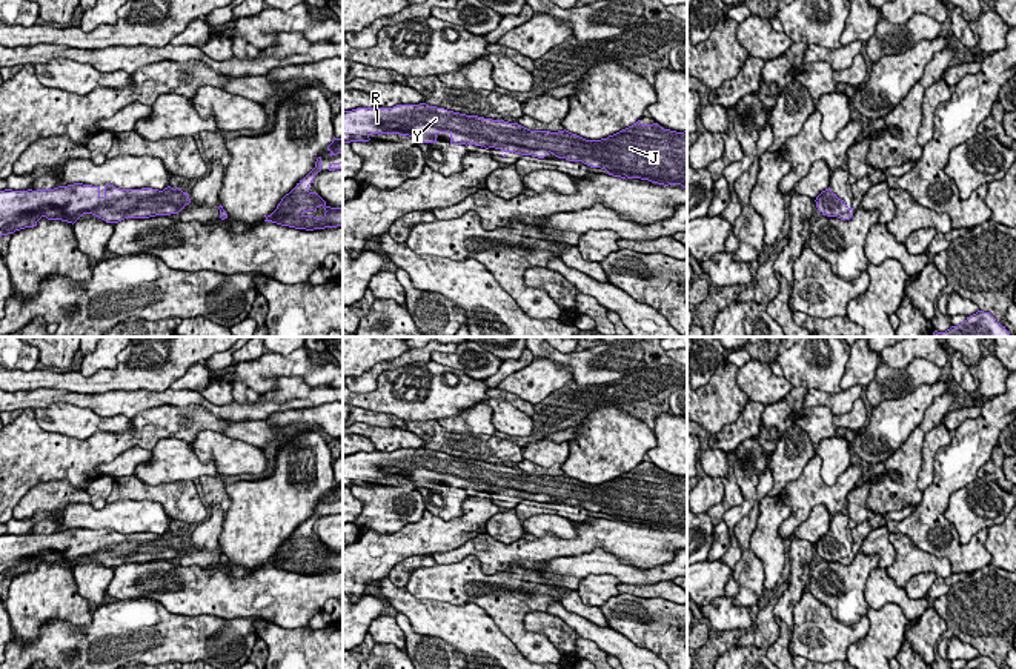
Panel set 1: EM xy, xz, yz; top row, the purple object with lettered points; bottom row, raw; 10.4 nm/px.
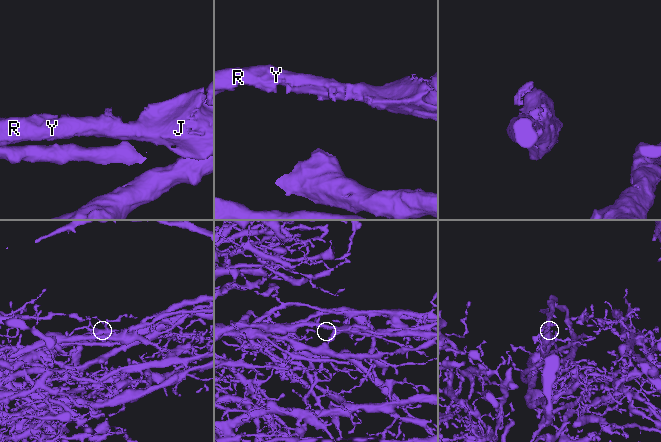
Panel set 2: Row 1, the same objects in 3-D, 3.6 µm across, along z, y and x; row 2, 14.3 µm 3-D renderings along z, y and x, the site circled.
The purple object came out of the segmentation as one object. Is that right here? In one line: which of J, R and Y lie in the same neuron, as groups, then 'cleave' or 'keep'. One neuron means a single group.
groups J R Y; keep

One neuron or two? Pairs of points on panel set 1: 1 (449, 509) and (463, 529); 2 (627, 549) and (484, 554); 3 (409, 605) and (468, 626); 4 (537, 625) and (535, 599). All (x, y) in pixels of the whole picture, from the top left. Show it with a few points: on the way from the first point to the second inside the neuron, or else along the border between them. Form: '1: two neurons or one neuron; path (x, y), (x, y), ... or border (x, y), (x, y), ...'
1: two neurons; border (468, 495), (457, 517), (443, 520), (426, 509)
2: one neuron; path (592, 540), (574, 548), (520, 552)
3: one neuron; path (423, 614), (429, 619), (454, 625)
4: two neurons; border (527, 611), (523, 625), (541, 631), (552, 642)

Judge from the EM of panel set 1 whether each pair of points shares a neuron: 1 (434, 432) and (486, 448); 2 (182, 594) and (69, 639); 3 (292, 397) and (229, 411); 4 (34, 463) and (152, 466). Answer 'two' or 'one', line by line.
1: one
2: two
3: one
4: two

